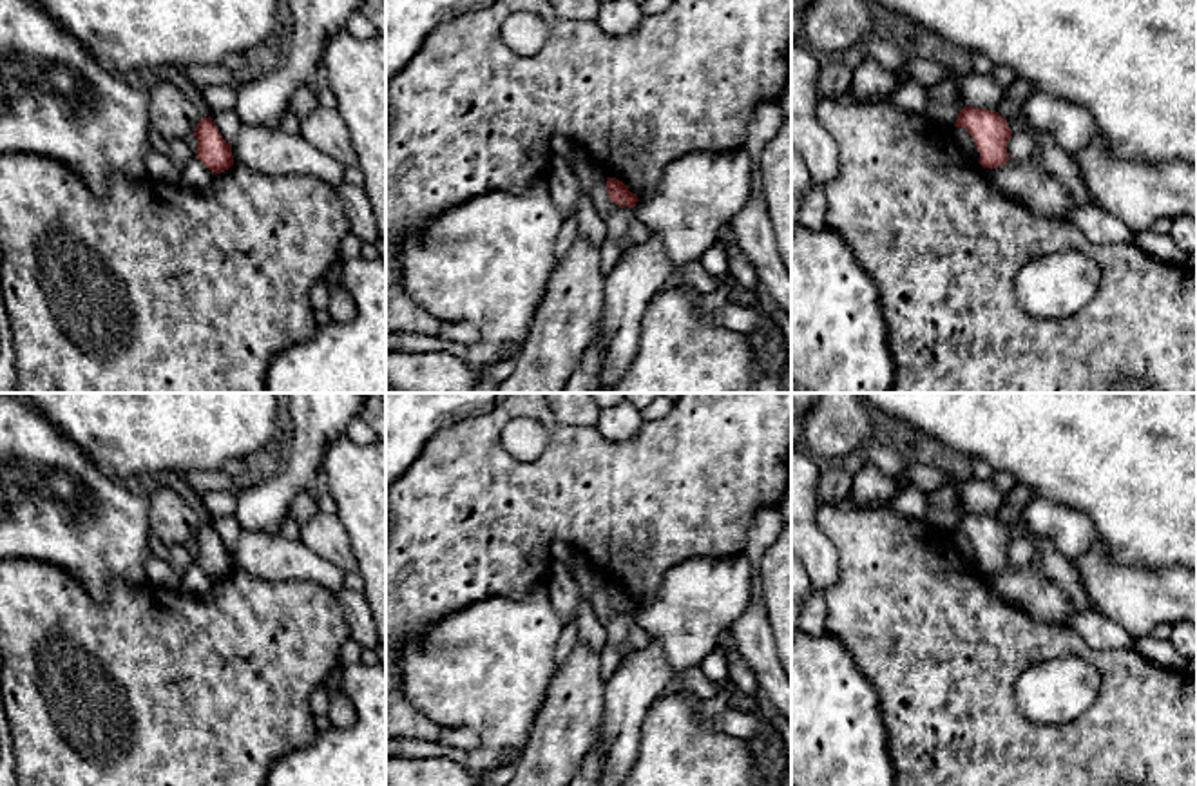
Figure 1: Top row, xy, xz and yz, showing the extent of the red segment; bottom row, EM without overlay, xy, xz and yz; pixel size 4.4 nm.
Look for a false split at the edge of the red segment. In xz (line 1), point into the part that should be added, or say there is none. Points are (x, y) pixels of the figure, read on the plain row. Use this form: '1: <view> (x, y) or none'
1: none

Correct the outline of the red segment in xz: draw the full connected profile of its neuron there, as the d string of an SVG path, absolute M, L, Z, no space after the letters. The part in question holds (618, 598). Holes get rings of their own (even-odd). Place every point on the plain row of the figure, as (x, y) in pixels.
M607 583L607 596L608 596L610 607L619 612L634 614L636 609L639 607L637 601L632 599L628 592L616 583Z

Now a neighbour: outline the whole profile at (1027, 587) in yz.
M1038 563L1009 565L1001 572L985 574L985 580L1005 601L1036 621L1065 623L1077 610L1068 596L1041 572Z

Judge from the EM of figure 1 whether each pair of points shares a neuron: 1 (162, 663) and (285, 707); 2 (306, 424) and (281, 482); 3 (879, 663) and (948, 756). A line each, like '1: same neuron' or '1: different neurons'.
1: same neuron
2: same neuron
3: same neuron

